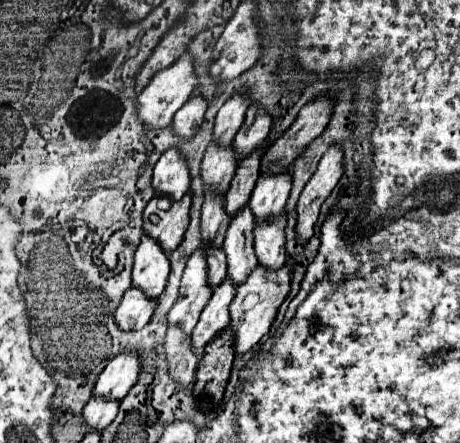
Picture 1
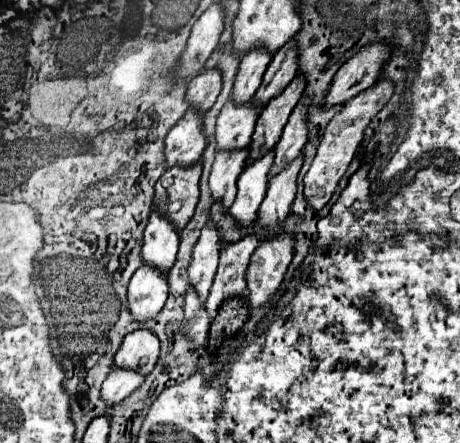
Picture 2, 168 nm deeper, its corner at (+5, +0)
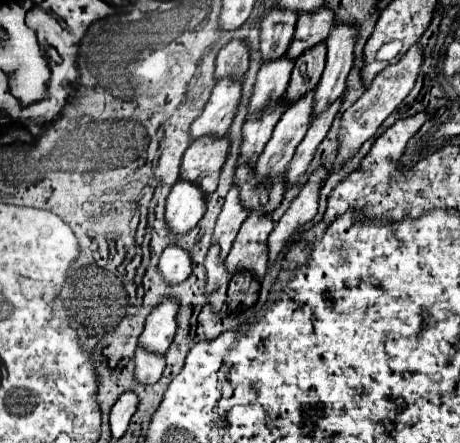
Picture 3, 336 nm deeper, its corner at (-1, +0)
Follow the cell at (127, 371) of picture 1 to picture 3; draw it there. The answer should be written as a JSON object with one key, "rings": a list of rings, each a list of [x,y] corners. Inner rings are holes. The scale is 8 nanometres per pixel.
{"rings":[[[171,295],[163,297],[145,321],[145,331],[139,337],[139,345],[153,353],[165,355],[177,333],[177,311],[179,301]]]}

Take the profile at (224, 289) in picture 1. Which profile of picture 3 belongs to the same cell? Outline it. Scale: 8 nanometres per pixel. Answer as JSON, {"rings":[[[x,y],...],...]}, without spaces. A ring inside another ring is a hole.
{"rings":[[[253,211],[241,225],[231,253],[225,259],[229,273],[235,269],[251,269],[263,277],[267,273],[267,237],[273,231],[273,221],[263,211]]]}

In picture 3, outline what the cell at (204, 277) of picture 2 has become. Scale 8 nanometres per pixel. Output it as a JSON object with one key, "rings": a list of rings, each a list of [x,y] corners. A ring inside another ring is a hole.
{"rings":[[[233,185],[231,191],[227,193],[223,211],[221,211],[219,219],[217,219],[215,233],[213,233],[213,241],[219,241],[219,247],[221,247],[221,259],[225,259],[225,257],[229,255],[229,249],[231,249],[233,241],[235,241],[235,235],[237,235],[241,223],[245,221],[245,217],[247,217],[249,213],[251,213],[251,211],[241,205],[239,191],[237,191],[237,187]]]}

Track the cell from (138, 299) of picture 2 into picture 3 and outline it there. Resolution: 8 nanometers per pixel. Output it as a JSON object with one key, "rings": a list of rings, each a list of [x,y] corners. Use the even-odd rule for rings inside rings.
{"rings":[[[169,245],[161,255],[159,271],[169,283],[185,281],[191,275],[191,255],[179,245]]]}

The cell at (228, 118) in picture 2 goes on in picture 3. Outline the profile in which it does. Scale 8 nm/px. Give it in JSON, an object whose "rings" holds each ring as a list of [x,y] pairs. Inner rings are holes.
{"rings":[[[287,53],[281,55],[279,59],[263,63],[263,67],[257,73],[257,81],[255,81],[255,89],[249,105],[251,113],[265,109],[265,105],[277,101],[285,93],[293,65],[295,61]]]}

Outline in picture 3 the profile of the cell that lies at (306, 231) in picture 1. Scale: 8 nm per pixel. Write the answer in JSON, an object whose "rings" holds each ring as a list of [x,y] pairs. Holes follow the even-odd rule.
{"rings":[[[419,43],[411,45],[411,49],[399,59],[399,63],[395,65],[387,65],[383,71],[379,71],[379,75],[375,75],[375,79],[371,81],[371,87],[361,95],[361,99],[357,103],[353,103],[341,119],[341,133],[339,133],[339,157],[335,161],[335,165],[343,165],[347,159],[351,159],[351,155],[381,127],[381,123],[397,109],[397,105],[409,95],[409,91],[413,89],[419,71],[421,71],[421,63],[423,63],[423,47]]]}

